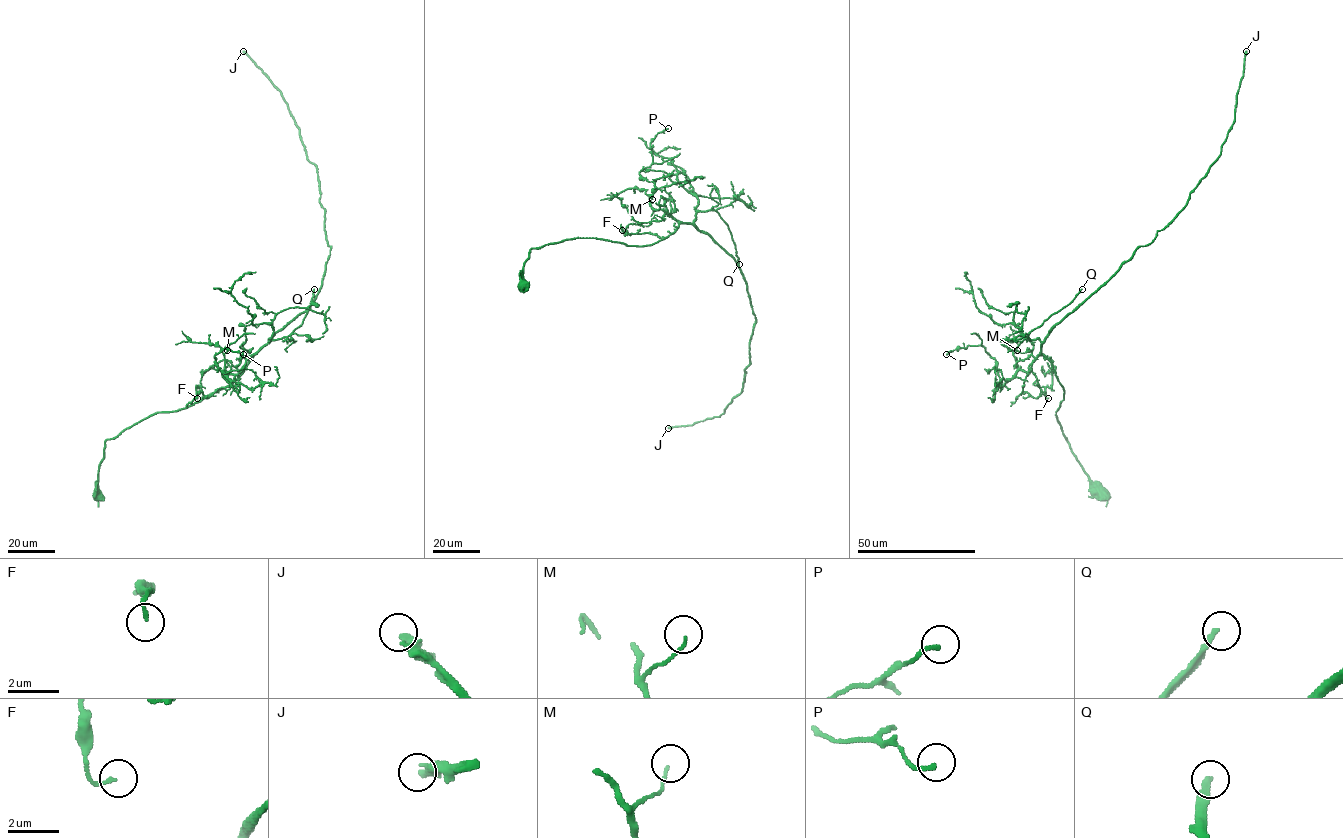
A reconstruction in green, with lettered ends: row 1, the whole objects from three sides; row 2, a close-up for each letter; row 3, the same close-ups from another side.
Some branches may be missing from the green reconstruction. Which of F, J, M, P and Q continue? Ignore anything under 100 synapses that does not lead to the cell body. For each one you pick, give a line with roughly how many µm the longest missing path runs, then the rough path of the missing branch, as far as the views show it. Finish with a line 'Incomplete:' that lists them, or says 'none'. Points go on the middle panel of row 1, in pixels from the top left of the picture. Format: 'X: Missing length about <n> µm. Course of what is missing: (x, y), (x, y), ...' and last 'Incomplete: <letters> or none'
J: Missing length about 100 µm. Course of what is missing: (668, 428), (629, 437), (615, 435), (610, 427), (590, 434), (541, 432), (530, 438), (536, 441)
Incomplete: J

